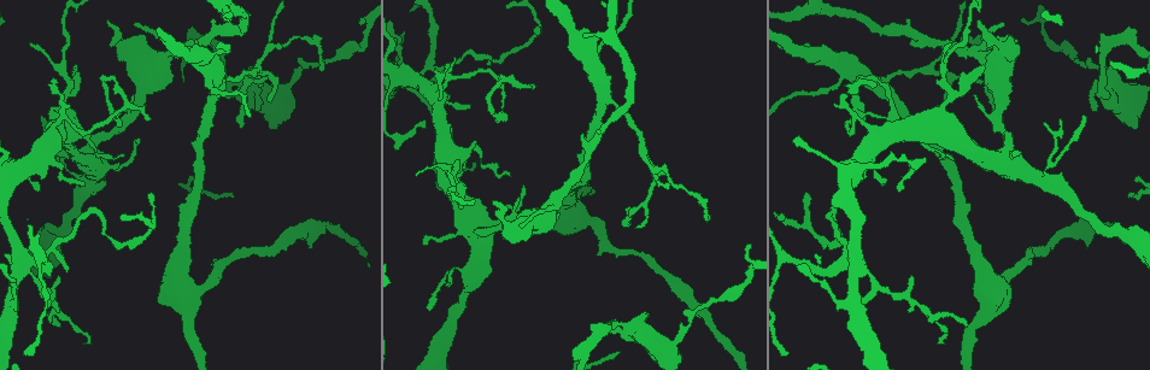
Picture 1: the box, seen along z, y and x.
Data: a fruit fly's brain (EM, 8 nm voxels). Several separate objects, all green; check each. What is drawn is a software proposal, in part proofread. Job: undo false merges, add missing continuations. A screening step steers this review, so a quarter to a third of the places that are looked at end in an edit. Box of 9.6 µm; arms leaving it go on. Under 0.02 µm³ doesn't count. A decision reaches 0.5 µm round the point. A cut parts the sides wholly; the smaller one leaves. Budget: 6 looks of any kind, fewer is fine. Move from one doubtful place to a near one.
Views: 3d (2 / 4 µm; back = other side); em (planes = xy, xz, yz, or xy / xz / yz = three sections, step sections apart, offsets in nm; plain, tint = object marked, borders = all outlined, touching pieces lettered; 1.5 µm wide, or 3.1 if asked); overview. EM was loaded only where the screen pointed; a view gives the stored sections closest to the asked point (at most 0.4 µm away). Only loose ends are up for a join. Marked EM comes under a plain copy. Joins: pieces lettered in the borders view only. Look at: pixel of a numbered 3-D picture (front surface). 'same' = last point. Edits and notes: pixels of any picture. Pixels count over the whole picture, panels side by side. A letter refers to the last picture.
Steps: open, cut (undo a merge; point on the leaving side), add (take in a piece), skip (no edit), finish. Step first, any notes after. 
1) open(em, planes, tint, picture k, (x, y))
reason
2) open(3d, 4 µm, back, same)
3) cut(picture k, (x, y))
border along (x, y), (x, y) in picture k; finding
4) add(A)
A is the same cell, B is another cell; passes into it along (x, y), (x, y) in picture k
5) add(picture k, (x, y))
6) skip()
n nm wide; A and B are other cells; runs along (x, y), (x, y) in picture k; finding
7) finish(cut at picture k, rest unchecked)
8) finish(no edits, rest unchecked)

open(em, planes, borders, picture 1, (426, 243))
free end

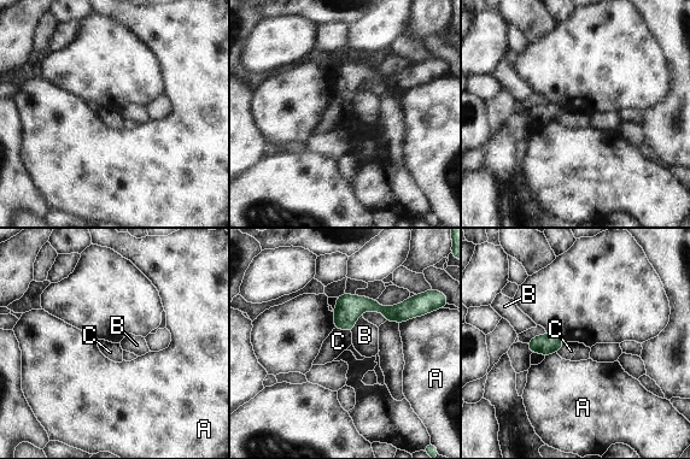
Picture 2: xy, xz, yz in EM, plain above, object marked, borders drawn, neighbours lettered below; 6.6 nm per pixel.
skip()
A, B and C are other cells; runs along (415, 310), (356, 306), (337, 325) in picture 2; no lettered piece goes on from it

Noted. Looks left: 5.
open(3d, 4 µm, picture 1, (462, 208))
free end

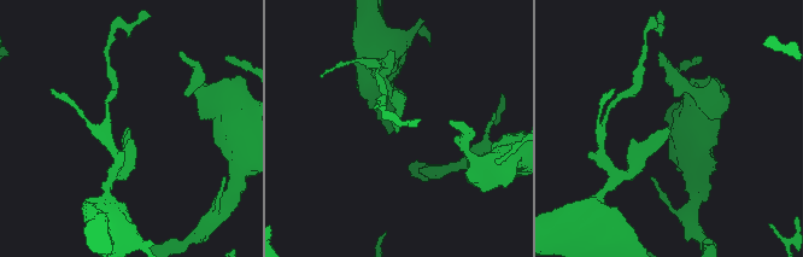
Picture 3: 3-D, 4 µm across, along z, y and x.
open(em, planes, borders, picture 3, (669, 130))

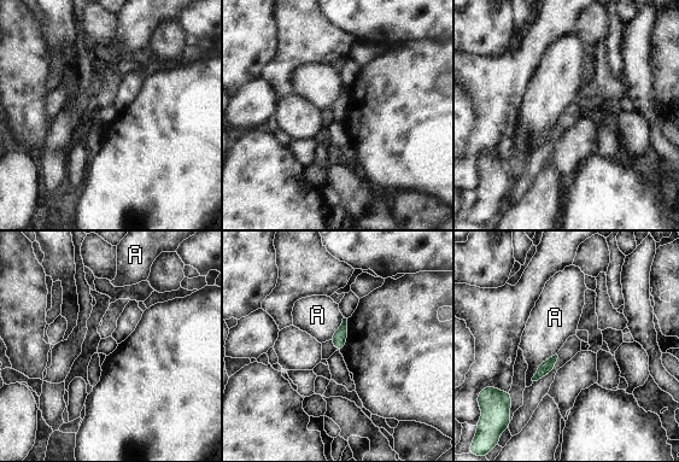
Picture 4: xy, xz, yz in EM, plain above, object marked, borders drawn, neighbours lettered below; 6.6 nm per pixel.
skip()
A is another cell; none of them fits

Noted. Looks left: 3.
open(3d, 2 µm, picture 1, (532, 84))
an open end

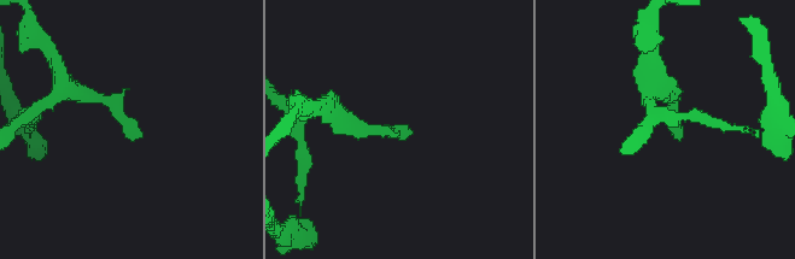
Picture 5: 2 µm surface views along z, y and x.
open(em, planes, borders, picture 5, (139, 130))
now the EM

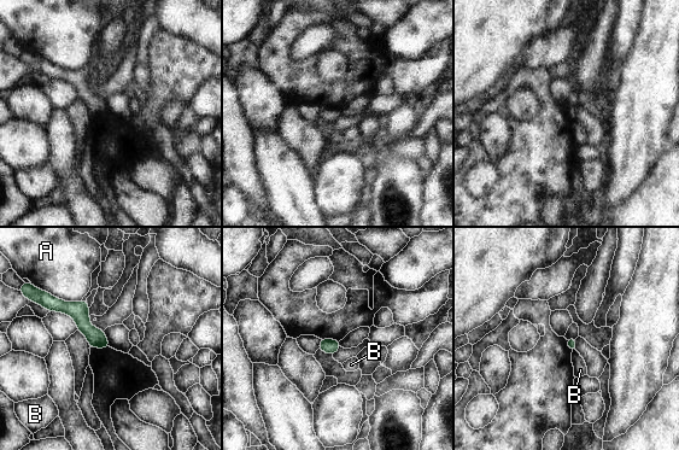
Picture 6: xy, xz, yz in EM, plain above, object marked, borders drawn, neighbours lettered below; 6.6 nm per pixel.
skip()
A and B are other cells; runs along (47, 302), (69, 308), (105, 345) in picture 6; no lettered piece goes on from it

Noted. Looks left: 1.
finish(no edits, rest unchecked)

